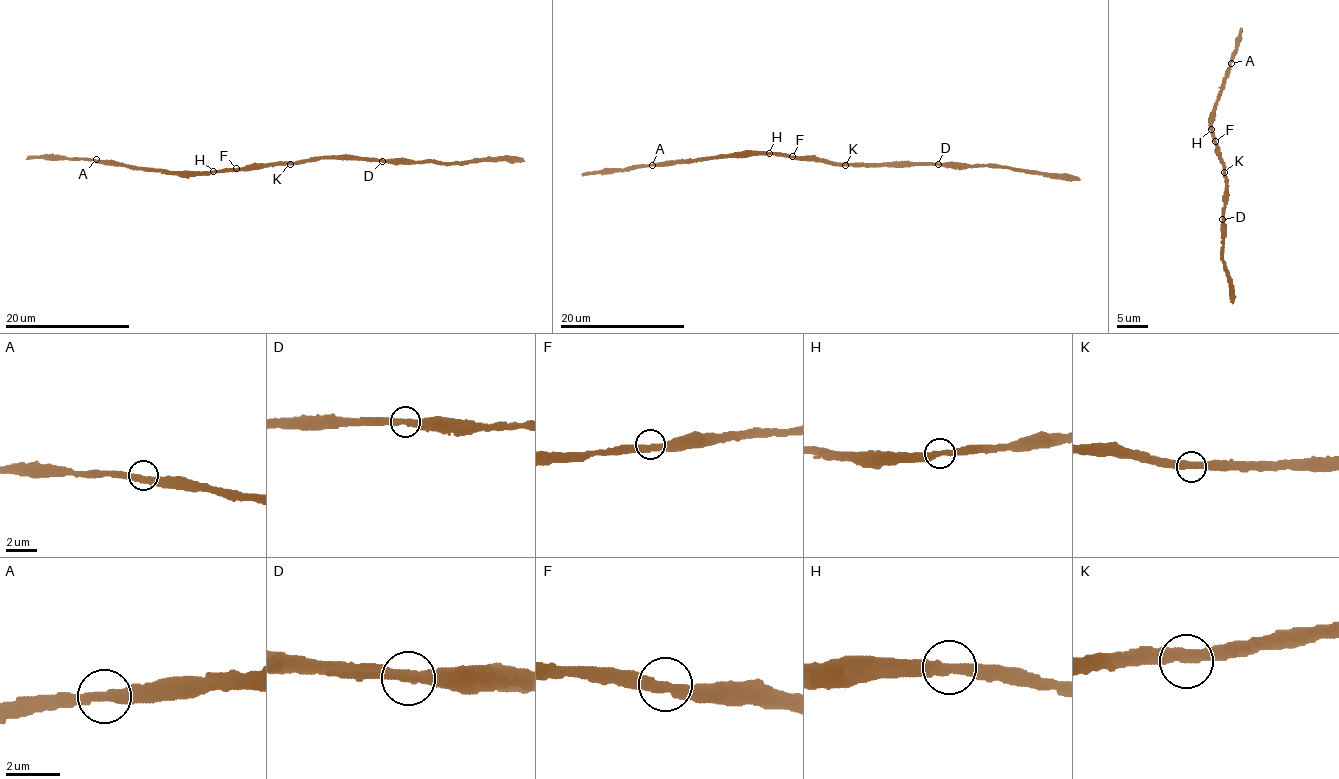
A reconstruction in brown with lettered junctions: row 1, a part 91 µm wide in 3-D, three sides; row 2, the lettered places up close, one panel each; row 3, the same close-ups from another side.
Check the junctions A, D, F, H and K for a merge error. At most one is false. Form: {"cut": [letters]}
{"cut": []}

